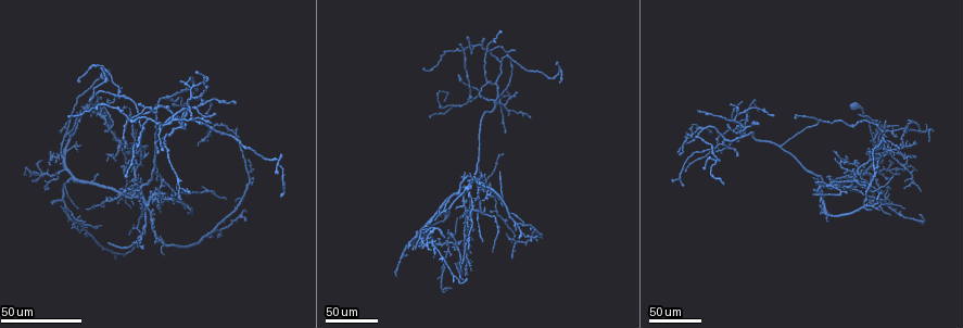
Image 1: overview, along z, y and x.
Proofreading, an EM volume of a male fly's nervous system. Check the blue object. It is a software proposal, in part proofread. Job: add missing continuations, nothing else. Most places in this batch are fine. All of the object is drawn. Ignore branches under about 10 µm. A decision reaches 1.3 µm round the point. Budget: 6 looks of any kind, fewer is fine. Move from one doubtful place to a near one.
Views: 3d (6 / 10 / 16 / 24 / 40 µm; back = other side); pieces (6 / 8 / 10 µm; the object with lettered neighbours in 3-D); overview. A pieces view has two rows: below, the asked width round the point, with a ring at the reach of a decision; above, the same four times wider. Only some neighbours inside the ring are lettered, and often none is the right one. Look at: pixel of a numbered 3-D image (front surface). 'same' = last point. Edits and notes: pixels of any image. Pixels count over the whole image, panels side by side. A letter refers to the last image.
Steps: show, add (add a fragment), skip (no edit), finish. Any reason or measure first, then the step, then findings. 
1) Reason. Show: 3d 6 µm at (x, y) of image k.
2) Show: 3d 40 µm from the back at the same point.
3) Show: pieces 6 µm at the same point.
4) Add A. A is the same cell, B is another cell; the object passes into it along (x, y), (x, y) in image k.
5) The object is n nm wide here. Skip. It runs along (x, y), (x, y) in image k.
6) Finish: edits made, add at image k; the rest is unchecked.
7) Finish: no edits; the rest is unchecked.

Free end. Show: 3d 24 µm at (451, 287) of image 1.

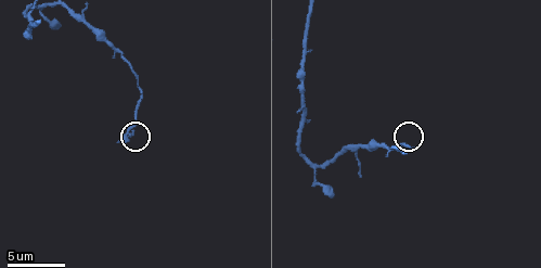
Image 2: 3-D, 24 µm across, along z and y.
Show: pieces 10 µm at (391, 146) of image 2.

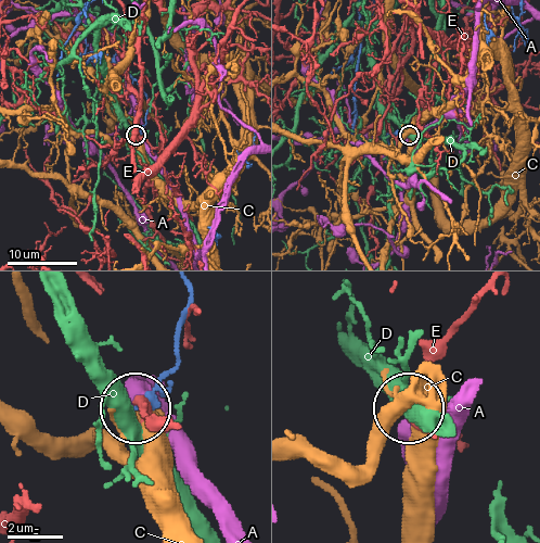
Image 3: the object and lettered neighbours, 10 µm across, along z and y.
Skip. A, C, D and E are other cells; none of them fits.

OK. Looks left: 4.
Free end. Show: 3d 24 µm at (451, 206) of image 1.

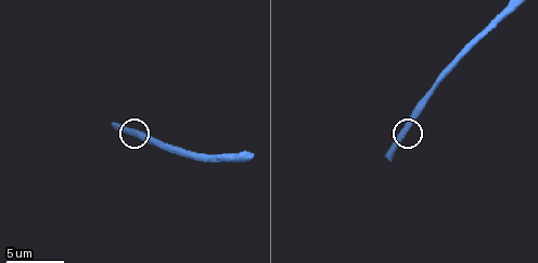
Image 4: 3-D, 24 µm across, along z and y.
What lies round it. Show: pieces 6 µm at (390, 158) of image 4.

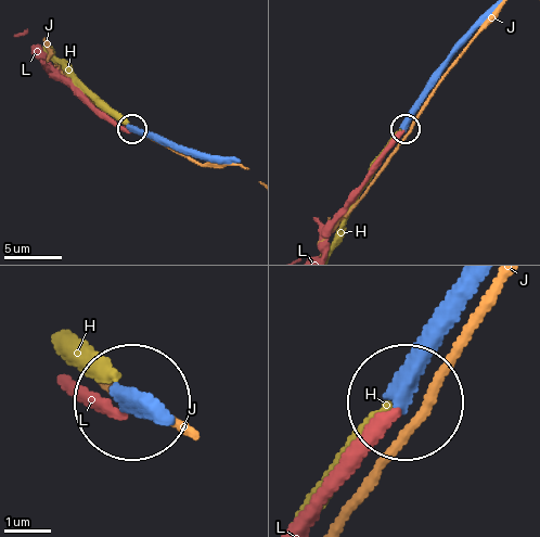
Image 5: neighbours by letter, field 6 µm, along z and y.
Skip. H, J and L are other cells; it runs along (477, 289), (407, 401) in image 5; none of them fits.

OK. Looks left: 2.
Branch stops here. Show: 3d 24 µm at (517, 228) of image 1.

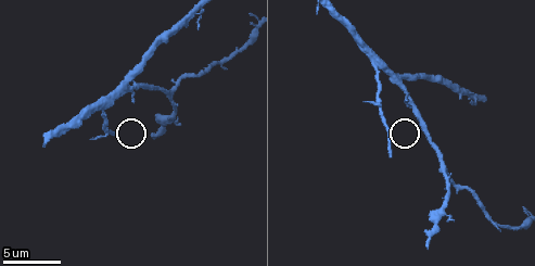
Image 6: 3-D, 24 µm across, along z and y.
What lies round it. Show: pieces 8 µm at (390, 154) of image 6.

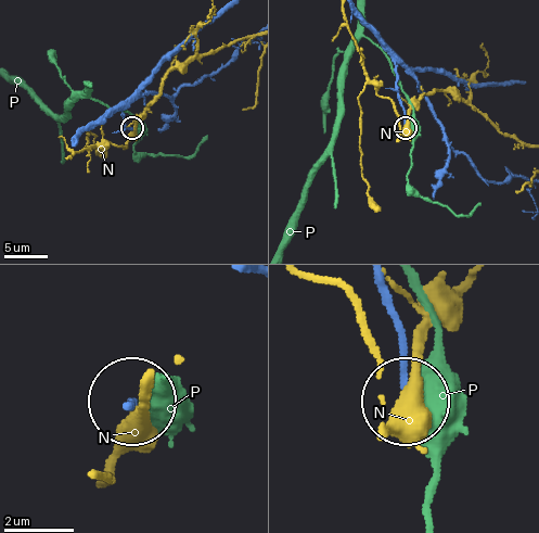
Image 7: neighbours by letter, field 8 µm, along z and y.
Skip. N and P are other cells; none of them fits.

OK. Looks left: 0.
Finish: no edits; the rest is unchecked.

